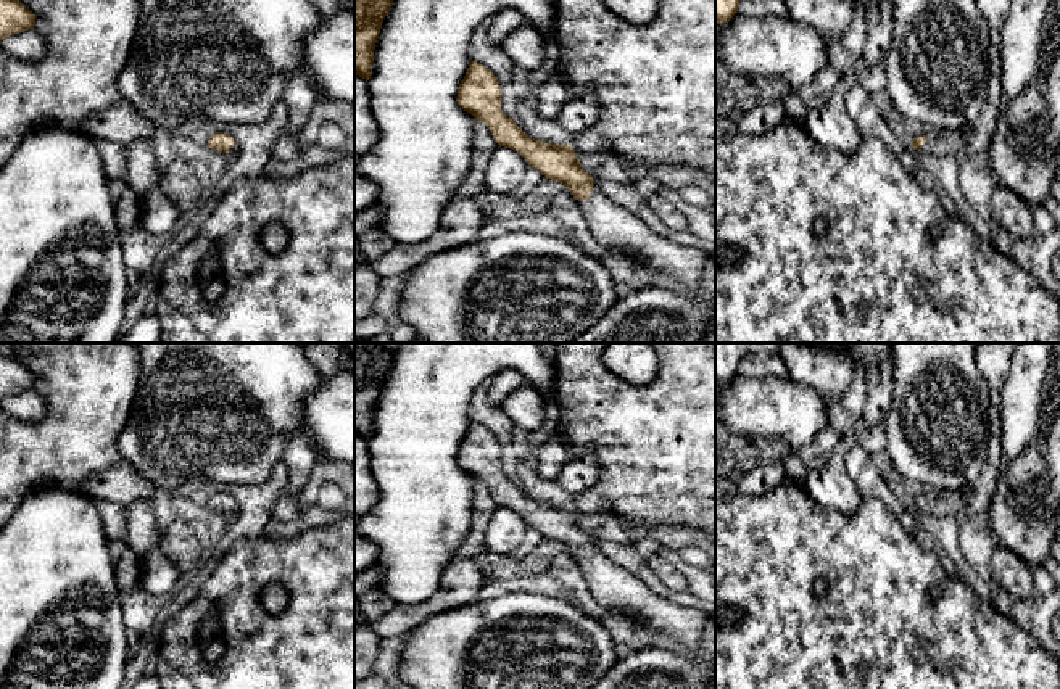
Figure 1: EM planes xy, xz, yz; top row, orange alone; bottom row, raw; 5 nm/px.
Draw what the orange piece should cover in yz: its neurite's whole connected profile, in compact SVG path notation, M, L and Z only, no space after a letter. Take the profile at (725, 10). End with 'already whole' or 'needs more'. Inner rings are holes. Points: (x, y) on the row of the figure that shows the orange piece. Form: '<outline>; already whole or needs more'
M715 0L715 23L728 23L736 13L741 0Z; already whole

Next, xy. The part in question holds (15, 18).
M0 0L0 43L5 37L34 29L35 19L19 0Z; already whole

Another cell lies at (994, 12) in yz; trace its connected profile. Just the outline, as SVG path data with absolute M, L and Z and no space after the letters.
M976 0L989 29L1000 29L1010 8L1010 0Z

